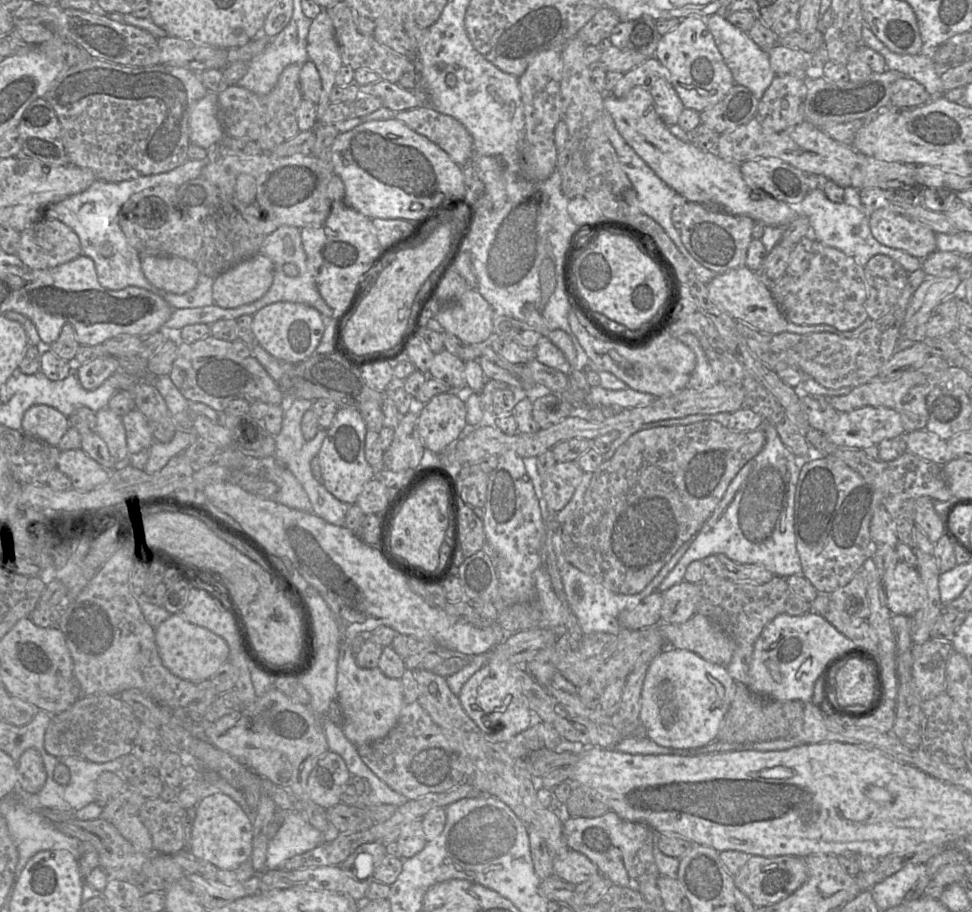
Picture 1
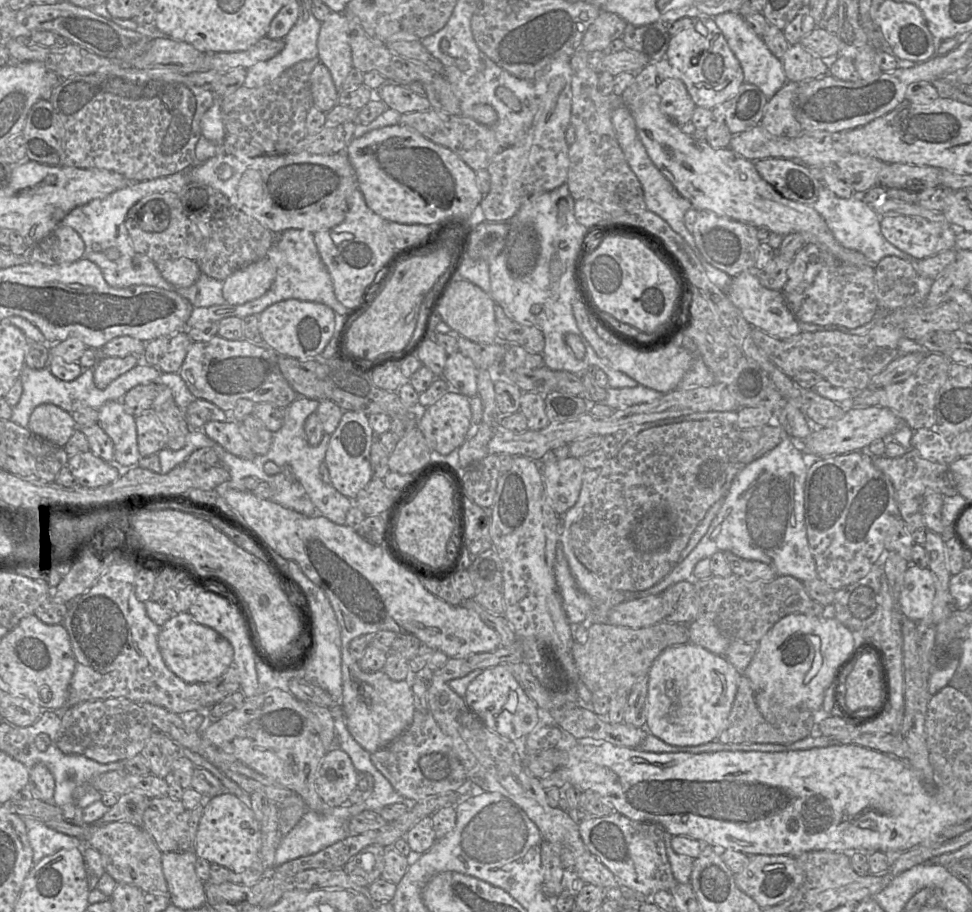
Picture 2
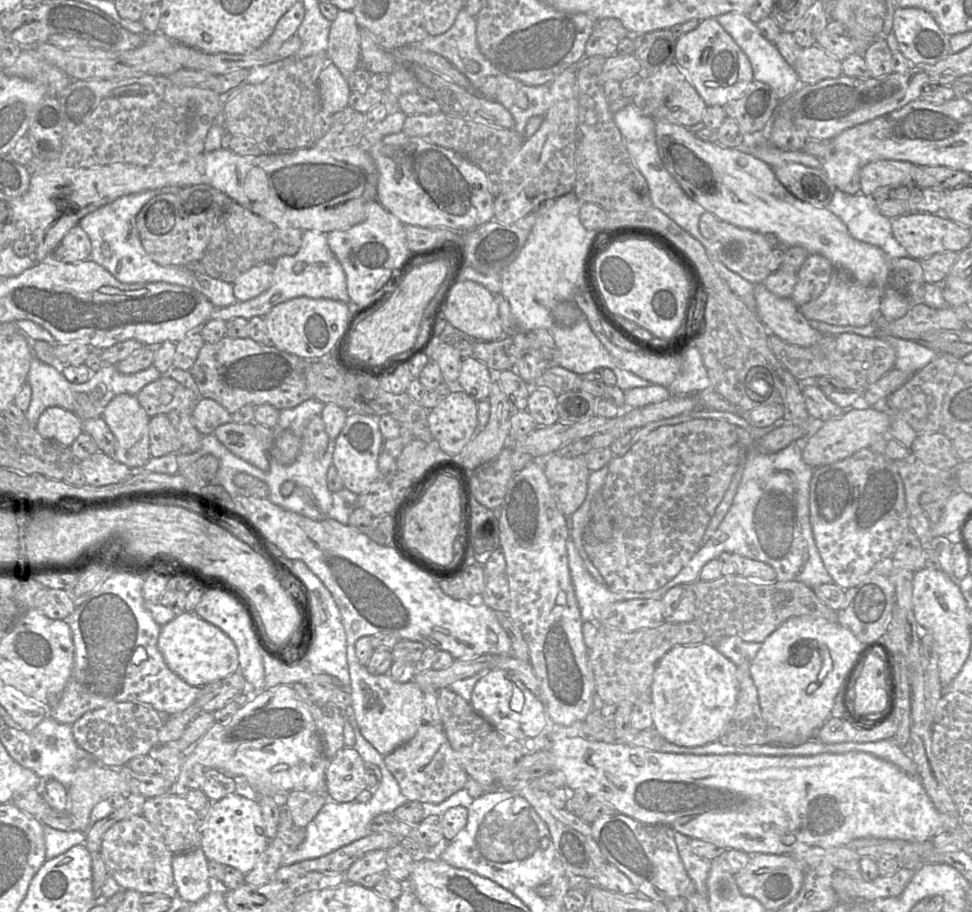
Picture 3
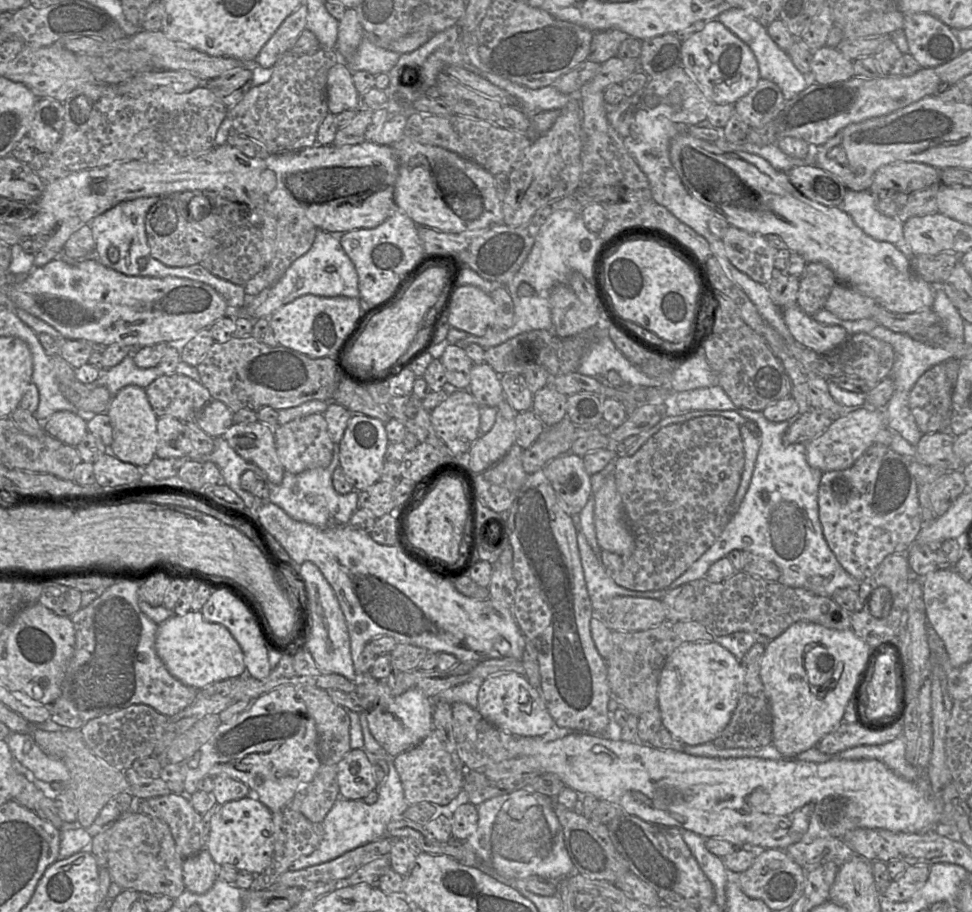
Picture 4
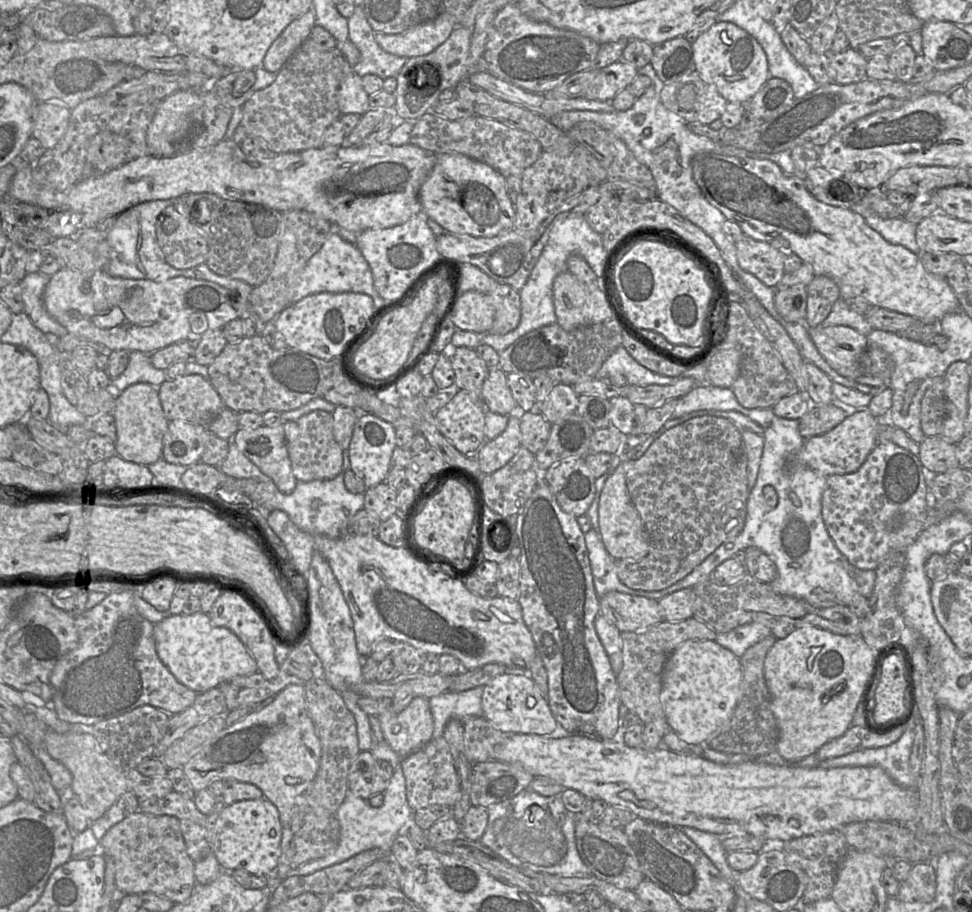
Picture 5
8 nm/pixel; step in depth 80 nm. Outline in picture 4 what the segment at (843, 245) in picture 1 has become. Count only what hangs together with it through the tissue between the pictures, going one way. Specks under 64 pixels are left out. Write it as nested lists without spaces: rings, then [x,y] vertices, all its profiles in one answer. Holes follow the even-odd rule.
[[[849,190],[840,208],[849,214],[855,224],[868,236],[891,243],[906,257],[913,257],[911,247],[904,238],[903,223],[897,218],[881,214],[876,209],[875,195],[872,192]]]

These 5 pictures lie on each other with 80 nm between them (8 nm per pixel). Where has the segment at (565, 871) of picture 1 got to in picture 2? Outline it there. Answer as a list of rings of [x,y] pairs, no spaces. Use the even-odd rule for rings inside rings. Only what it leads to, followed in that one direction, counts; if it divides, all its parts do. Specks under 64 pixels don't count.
[[[588,851],[577,858],[573,871],[586,884],[606,889],[621,888],[613,873]]]

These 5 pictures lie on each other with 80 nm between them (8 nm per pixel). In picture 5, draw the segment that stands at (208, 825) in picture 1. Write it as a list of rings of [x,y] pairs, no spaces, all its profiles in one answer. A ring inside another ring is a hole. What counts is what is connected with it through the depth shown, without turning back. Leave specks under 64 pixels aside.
[[[268,799],[242,800],[226,805],[218,816],[211,850],[223,871],[245,870],[267,875],[279,864],[282,824],[277,807]]]

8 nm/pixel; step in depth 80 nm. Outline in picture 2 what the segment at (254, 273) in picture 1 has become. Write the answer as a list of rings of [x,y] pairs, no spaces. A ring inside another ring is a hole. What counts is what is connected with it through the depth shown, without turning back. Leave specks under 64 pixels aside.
[[[264,257],[232,273],[223,281],[222,294],[228,304],[240,305],[264,295],[276,277],[276,269]]]

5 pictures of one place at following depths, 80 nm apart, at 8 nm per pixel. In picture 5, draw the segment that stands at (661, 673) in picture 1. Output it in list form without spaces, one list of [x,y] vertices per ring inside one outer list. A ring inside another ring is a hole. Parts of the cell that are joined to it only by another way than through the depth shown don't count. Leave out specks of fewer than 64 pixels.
[[[687,640],[667,660],[661,703],[669,729],[689,744],[708,743],[728,726],[740,697],[743,669],[740,659],[715,640]]]

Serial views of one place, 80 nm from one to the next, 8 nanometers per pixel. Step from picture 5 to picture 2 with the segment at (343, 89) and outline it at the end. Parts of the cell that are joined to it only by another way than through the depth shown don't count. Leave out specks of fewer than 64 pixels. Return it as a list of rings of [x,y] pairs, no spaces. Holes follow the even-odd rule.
[[[322,63],[317,64],[310,75],[311,94],[313,105],[320,111],[327,113],[338,102],[338,89],[333,82],[329,69]]]

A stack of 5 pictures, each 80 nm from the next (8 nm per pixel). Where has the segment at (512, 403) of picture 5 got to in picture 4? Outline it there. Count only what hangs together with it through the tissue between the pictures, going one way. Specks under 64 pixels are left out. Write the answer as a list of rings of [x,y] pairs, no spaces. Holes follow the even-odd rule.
[[[487,363],[472,367],[468,390],[481,406],[497,407],[506,399],[501,375]]]

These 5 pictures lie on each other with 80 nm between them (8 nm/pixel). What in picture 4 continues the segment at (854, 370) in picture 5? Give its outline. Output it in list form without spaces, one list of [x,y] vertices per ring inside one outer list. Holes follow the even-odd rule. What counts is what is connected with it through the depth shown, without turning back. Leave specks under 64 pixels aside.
[[[797,305],[782,308],[782,314],[795,341],[818,353],[835,350],[849,337],[843,327],[821,324]]]

